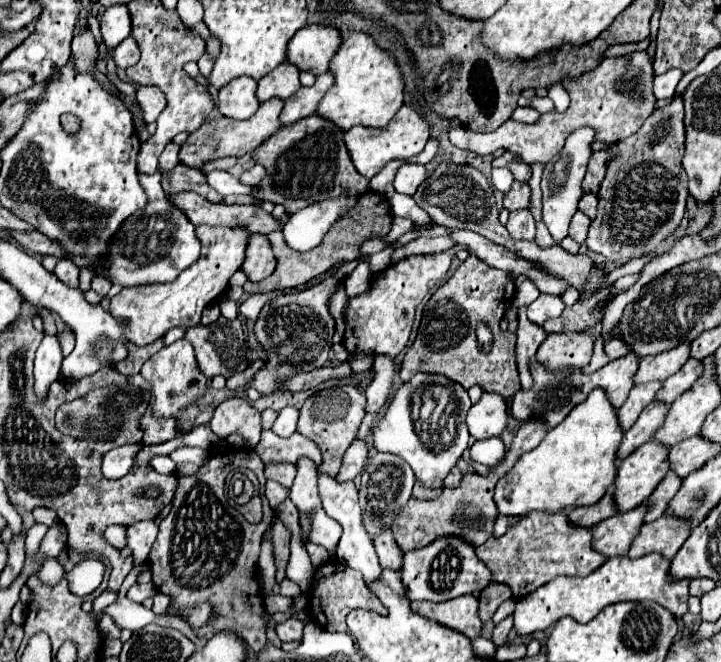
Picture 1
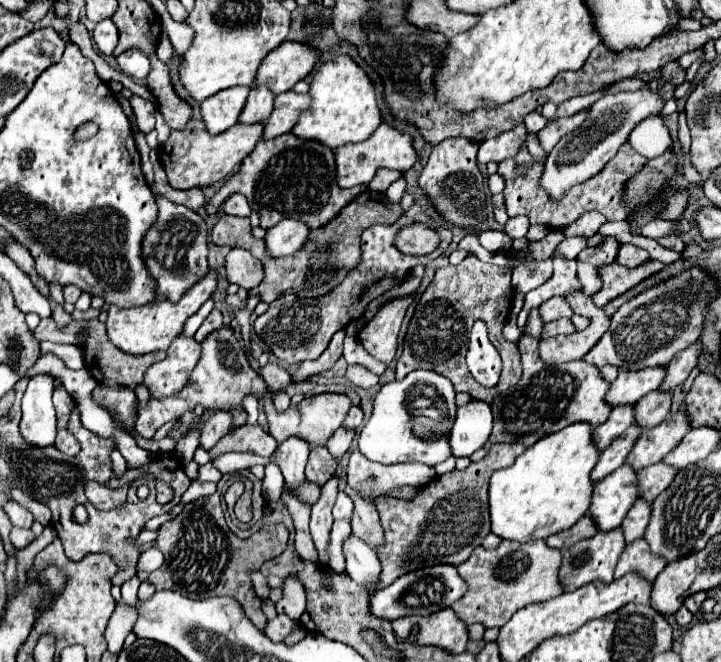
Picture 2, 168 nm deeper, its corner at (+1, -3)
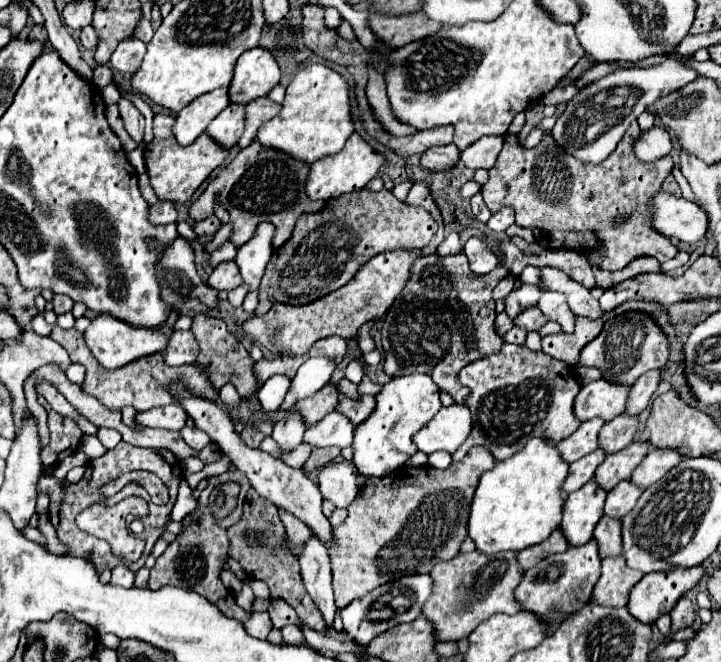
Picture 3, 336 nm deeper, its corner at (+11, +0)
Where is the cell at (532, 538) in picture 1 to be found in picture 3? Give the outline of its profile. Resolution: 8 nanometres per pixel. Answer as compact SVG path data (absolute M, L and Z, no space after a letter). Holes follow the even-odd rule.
M479 551L459 553L451 561L441 561L431 569L433 577L433 593L429 601L425 601L421 615L431 621L433 633L439 643L443 641L461 641L469 637L469 633L489 619L495 613L515 615L519 611L517 601L513 597L513 589L523 577L523 571L517 565L515 551L483 555Z

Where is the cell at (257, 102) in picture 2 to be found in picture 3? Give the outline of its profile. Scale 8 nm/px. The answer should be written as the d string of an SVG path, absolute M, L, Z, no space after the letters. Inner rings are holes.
M229 105L209 125L209 129L205 129L205 133L211 135L211 139L217 141L221 147L231 149L239 141L239 137L243 133L243 125L245 125L245 107L243 105Z

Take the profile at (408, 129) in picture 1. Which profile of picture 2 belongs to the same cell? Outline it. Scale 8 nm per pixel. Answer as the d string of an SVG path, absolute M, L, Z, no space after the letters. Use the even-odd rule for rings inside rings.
M383 122L373 136L363 142L345 144L335 148L335 164L337 164L337 182L341 188L353 188L357 184L369 184L377 172L377 168L391 168L391 170L409 170L417 162L417 152L413 148L413 138L409 132L393 128L391 124Z

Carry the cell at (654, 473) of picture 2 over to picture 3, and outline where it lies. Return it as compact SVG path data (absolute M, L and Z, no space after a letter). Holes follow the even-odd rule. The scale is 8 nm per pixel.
M621 481L613 491L607 493L603 515L613 517L613 519L625 517L637 503L639 495L641 495L641 489L637 485L629 483L629 481Z

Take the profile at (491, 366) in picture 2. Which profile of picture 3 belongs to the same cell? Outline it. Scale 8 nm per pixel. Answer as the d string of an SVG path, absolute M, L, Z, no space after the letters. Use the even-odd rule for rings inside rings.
M503 343L499 353L469 363L459 373L459 379L463 385L467 385L471 389L469 397L463 403L469 405L469 411L473 413L473 429L471 429L469 437L465 439L465 443L461 445L461 449L451 453L453 461L461 461L467 455L467 451L475 445L485 447L495 457L495 461L505 461L511 455L515 455L517 451L521 451L523 445L533 437L541 437L551 443L559 443L581 425L573 413L573 399L577 397L577 393L581 389L573 375L573 369L569 365L549 357L547 353L533 353L527 347Z

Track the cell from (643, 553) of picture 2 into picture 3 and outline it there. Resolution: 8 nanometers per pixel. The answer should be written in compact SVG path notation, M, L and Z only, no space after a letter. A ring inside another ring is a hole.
M621 555L603 559L601 577L593 589L593 603L603 607L625 607L631 587L641 577L643 573L629 569Z

